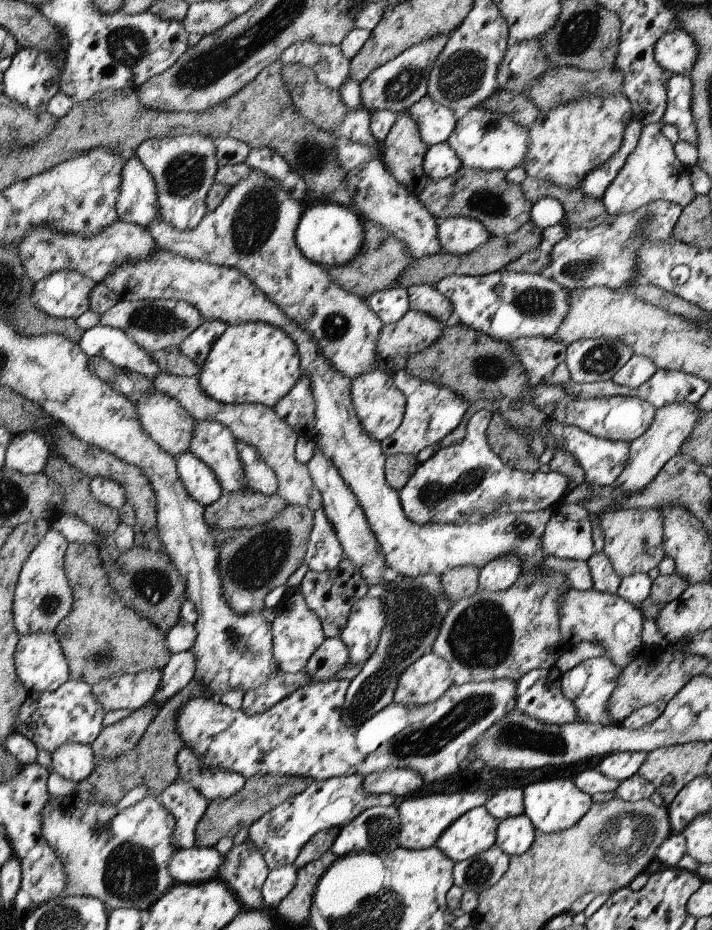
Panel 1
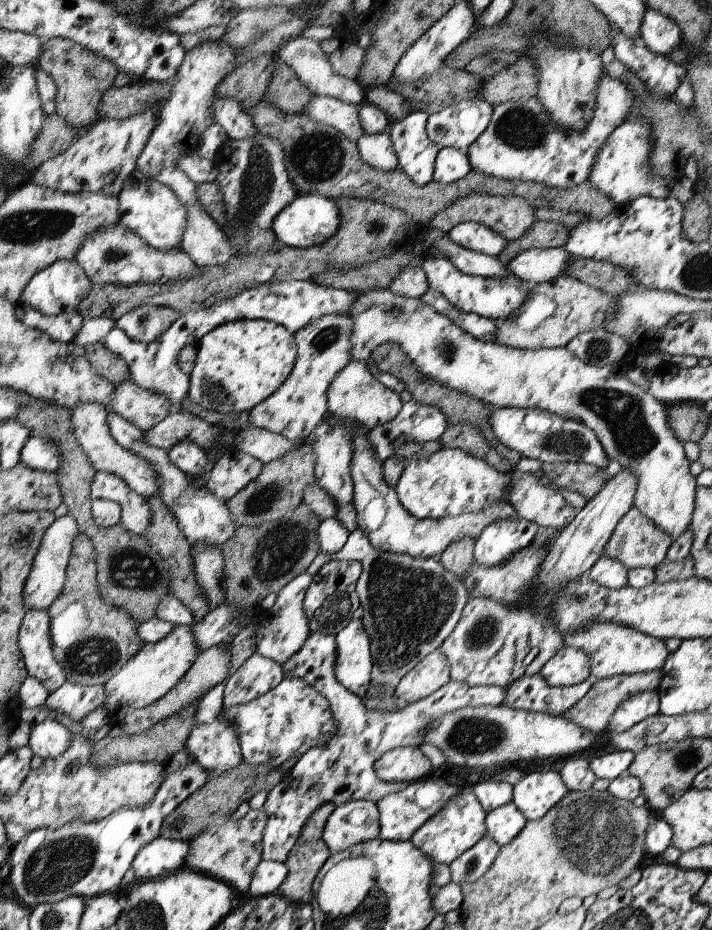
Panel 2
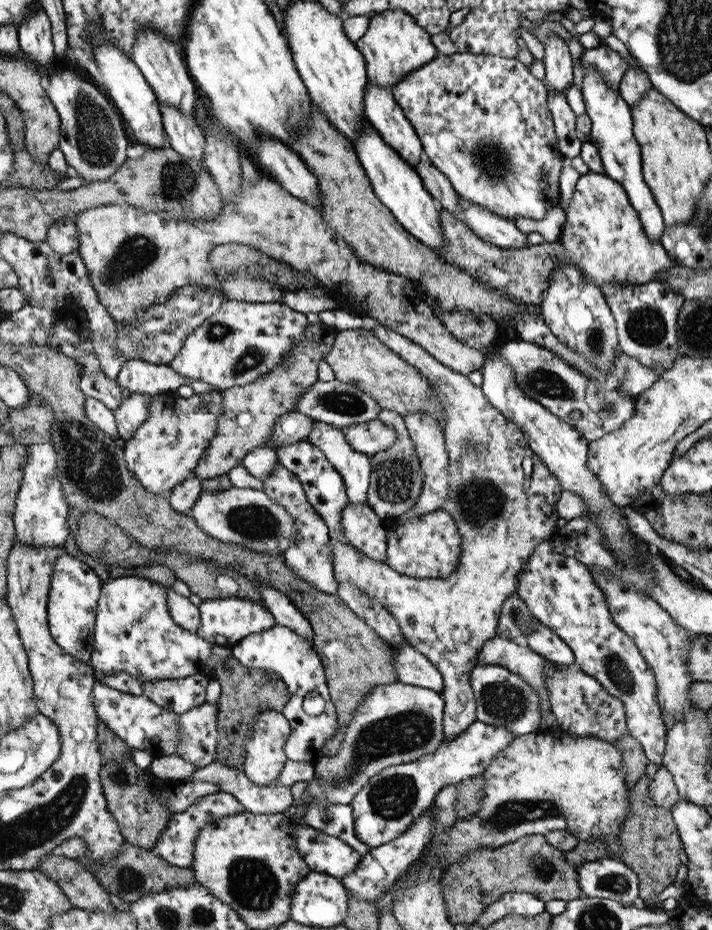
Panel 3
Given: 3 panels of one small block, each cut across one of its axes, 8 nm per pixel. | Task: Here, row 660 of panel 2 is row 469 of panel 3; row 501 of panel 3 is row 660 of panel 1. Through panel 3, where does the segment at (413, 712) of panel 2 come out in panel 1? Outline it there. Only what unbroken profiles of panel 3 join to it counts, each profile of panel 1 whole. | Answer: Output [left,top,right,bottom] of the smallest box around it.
[304,637,349,681]

